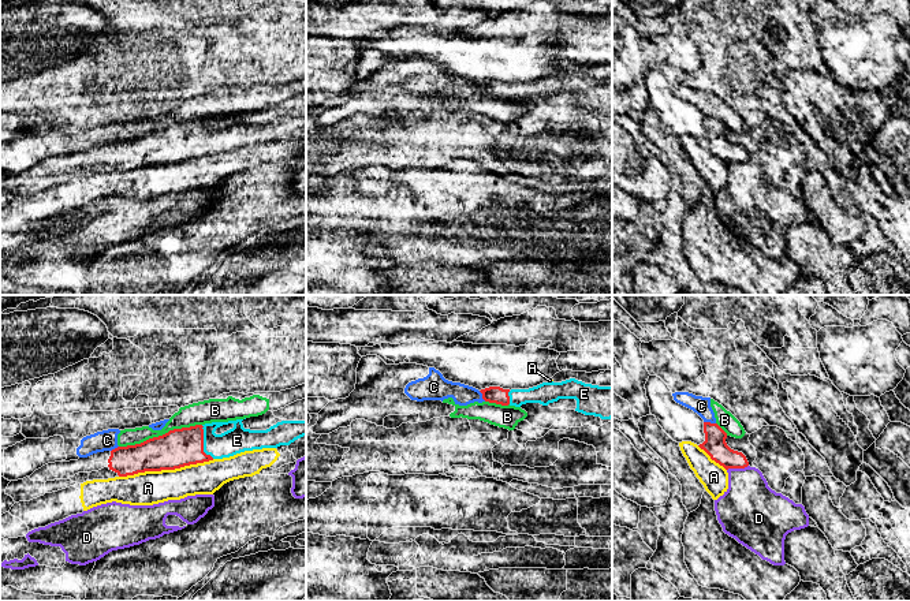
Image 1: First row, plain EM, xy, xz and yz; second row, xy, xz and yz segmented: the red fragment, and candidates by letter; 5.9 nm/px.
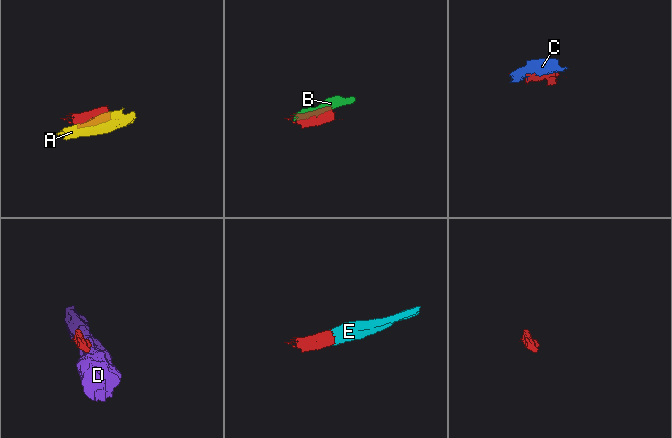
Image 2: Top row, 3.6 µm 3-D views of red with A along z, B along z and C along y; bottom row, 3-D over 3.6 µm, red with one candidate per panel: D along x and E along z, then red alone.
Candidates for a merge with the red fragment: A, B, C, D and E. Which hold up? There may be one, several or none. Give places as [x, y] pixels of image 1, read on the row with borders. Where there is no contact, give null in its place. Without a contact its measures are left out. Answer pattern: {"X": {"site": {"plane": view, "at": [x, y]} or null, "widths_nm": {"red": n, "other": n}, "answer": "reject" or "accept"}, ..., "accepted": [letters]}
{"A": {"site": {"plane": "xy", "at": [166, 469]}, "widths_nm": {"red": 220, "other": 200}, "answer": "reject"}, "B": {"site": {"plane": "xy", "at": [160, 436]}, "widths_nm": {"red": 220, "other": 130}, "answer": "reject"}, "C": {"site": {"plane": "yz", "at": [709, 422]}, "widths_nm": {"red": 140, "other": 100}, "answer": "reject"}, "D": {"site": {"plane": "yz", "at": [737, 467]}, "widths_nm": {"red": 140, "other": 340}, "answer": "reject"}, "E": {"site": {"plane": "xy", "at": [202, 443]}, "widths_nm": {"red": 220, "other": 150}, "answer": "accept"}, "accepted": ["E"]}

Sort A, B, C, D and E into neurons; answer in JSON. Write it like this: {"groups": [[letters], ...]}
{"groups": [["A"], ["B", "C"], ["D"], ["E"]]}

